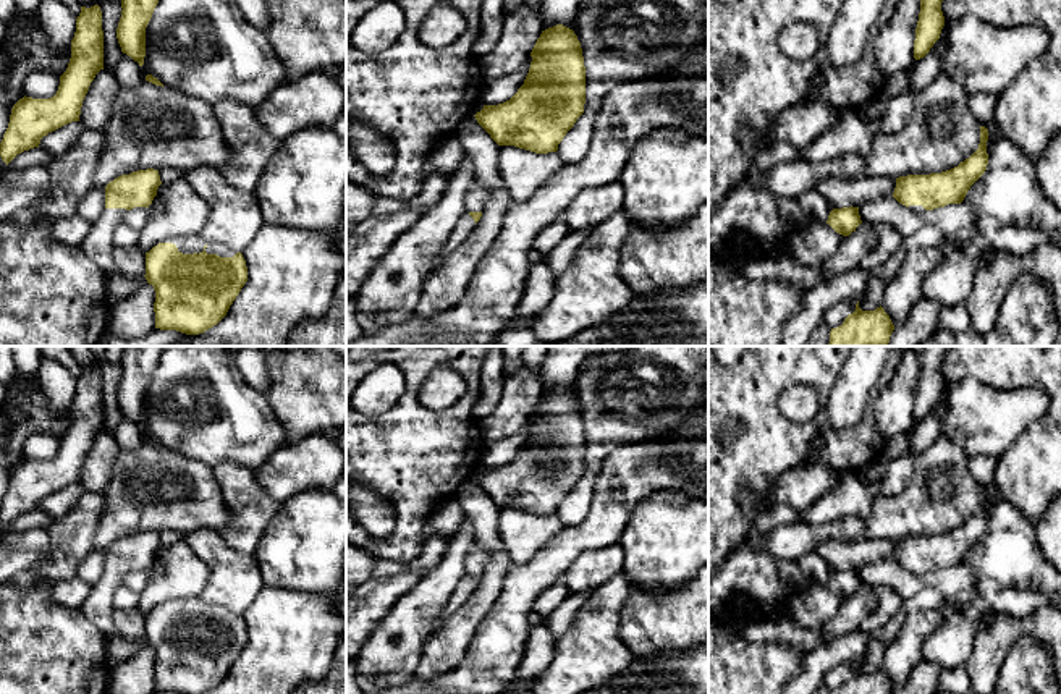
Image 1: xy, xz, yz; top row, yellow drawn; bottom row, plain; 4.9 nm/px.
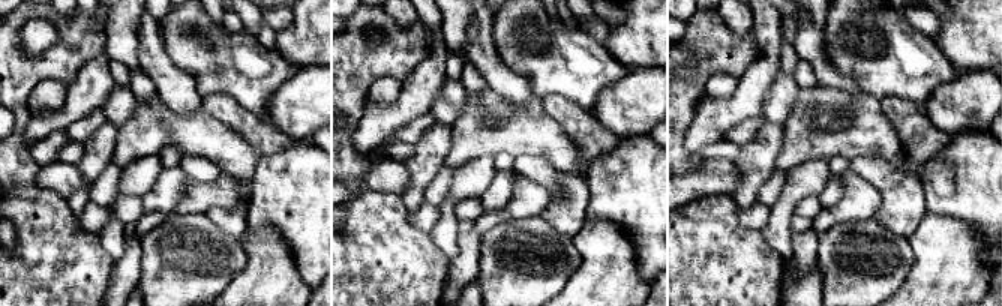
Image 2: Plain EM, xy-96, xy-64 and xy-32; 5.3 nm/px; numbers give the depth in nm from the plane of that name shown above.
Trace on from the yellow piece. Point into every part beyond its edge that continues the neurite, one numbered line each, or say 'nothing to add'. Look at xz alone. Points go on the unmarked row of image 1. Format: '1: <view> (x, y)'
1: xz (476, 560)

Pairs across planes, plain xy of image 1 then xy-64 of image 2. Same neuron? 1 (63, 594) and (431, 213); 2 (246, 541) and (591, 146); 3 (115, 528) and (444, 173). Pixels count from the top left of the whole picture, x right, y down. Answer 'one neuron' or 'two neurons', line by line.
1: one neuron
2: one neuron
3: two neurons

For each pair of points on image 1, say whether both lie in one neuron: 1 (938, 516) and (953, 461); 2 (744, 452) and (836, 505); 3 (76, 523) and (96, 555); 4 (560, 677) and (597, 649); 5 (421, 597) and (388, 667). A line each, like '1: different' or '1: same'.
1: same
2: different
3: different
4: same
5: same

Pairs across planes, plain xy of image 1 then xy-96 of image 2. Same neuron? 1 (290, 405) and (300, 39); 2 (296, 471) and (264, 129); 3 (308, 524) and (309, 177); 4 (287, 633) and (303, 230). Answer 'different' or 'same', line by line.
1: same
2: different
3: same
4: different

